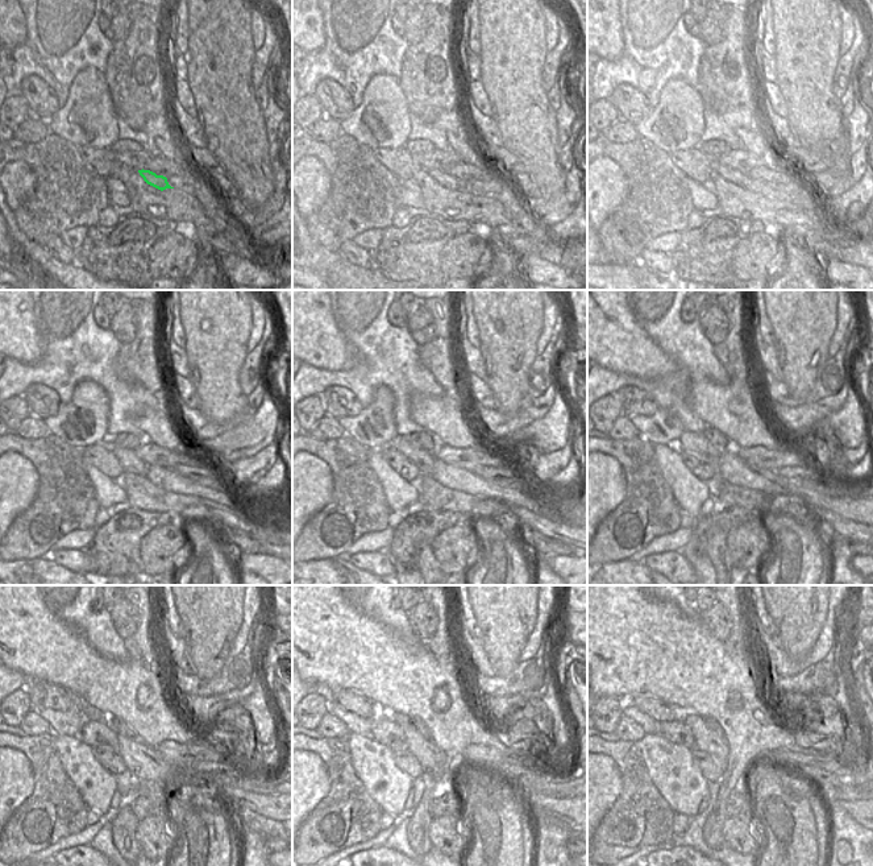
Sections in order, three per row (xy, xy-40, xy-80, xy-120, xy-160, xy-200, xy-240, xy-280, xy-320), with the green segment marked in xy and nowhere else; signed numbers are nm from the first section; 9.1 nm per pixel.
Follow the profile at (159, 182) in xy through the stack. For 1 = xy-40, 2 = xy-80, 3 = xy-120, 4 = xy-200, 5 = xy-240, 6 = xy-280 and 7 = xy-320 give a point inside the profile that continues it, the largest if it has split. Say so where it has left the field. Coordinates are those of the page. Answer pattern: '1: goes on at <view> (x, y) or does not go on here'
1: goes on at xy-40 (445, 179)
2: goes on at xy-80 (743, 179)
3: goes on at xy-120 (129, 461)
4: goes on at xy-200 (691, 443)
5: goes on at xy-240 (99, 733)
6: goes on at xy-280 (385, 730)
7: goes on at xy-320 (677, 732)

